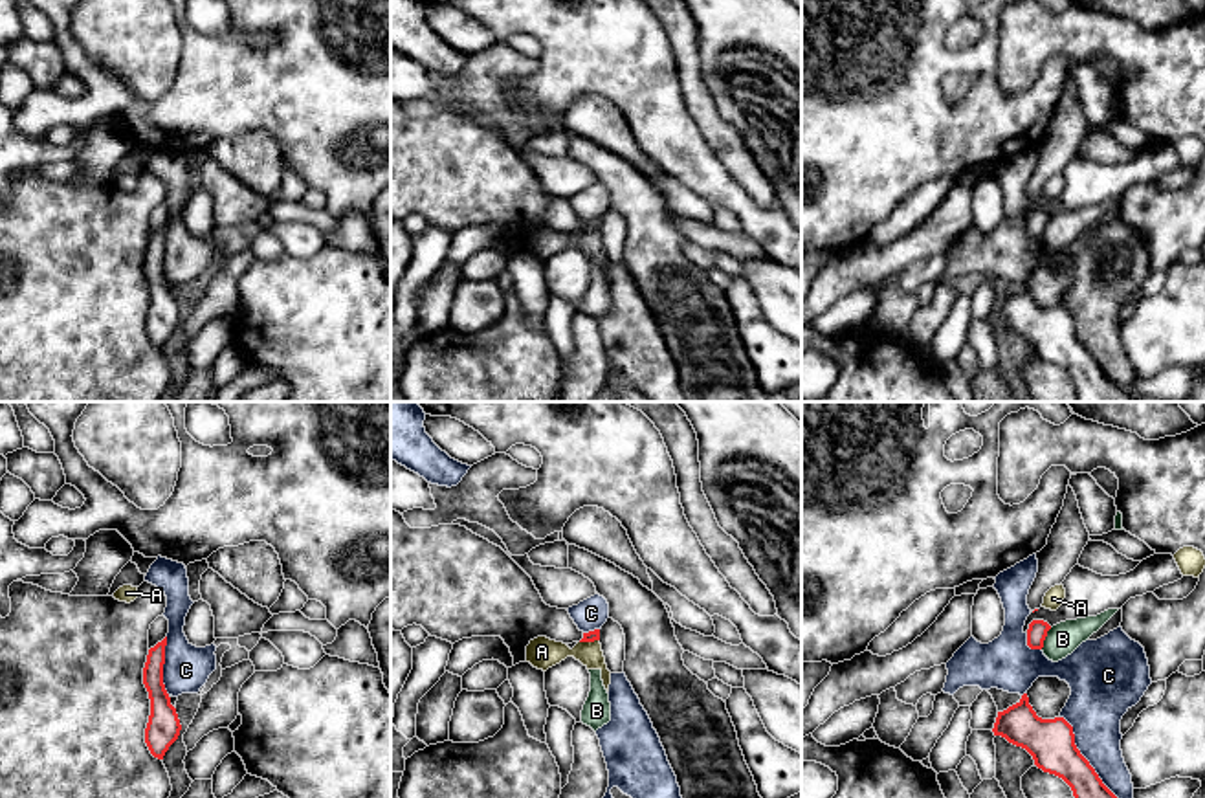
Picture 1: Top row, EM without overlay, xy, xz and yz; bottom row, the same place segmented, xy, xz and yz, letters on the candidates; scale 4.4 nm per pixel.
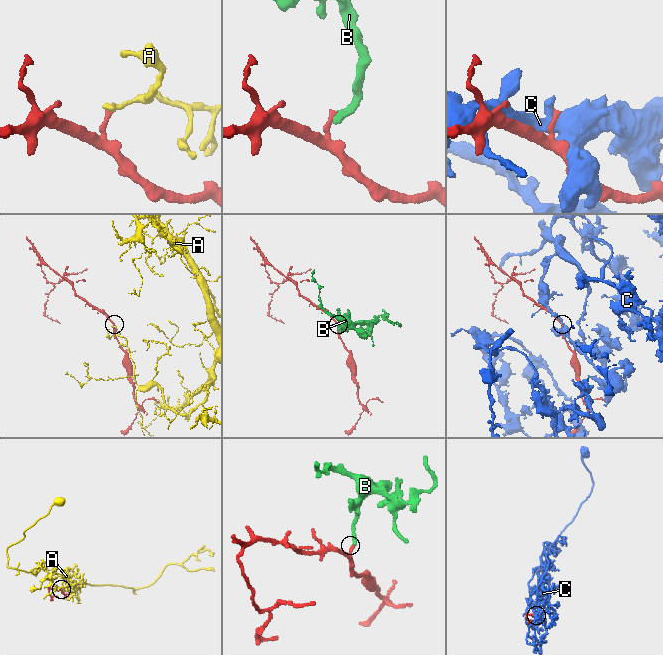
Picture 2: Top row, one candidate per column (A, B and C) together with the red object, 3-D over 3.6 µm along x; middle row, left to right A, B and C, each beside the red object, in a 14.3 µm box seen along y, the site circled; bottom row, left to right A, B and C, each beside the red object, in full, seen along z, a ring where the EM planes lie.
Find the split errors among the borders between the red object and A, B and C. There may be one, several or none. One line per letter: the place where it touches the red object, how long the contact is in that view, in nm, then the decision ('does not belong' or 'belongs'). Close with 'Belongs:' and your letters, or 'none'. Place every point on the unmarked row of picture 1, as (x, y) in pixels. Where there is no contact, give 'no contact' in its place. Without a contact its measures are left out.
A: contact xz (589, 230); length 90 nm; does not belong
B: contact yz (1044, 228); length 110 nm; does not belong
C: contact yz (1092, 356); length 550 nm; does not belong
Belongs: none

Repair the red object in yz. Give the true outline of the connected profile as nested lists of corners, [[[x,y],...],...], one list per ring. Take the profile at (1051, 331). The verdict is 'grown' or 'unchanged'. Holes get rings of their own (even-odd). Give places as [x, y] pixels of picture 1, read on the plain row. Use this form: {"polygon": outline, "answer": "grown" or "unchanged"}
{"polygon": [[[1027,283],[998,301],[994,325],[1025,338],[1038,358],[1062,367],[1073,380],[1078,402],[1137,402],[1119,389],[1075,334],[1073,316],[1064,306],[1042,308]]], "answer": "unchanged"}

